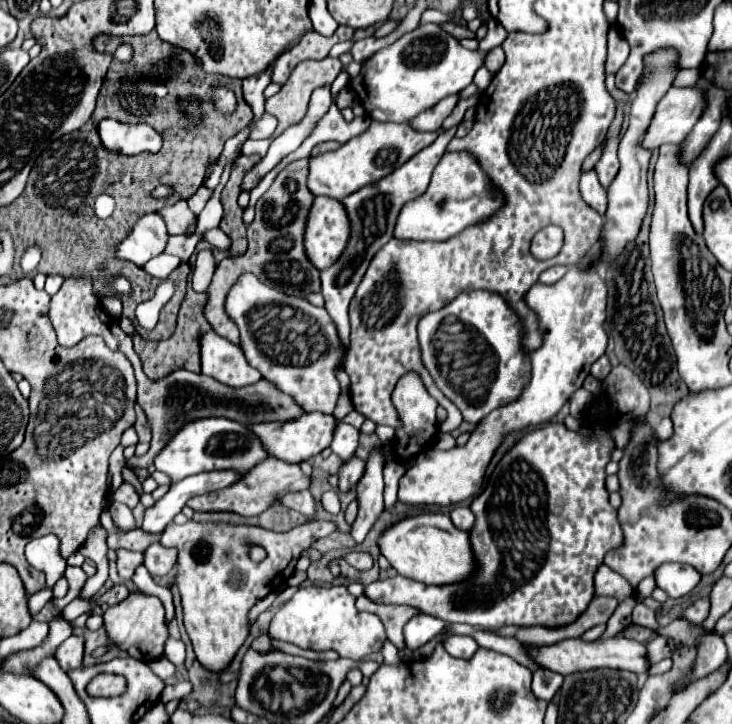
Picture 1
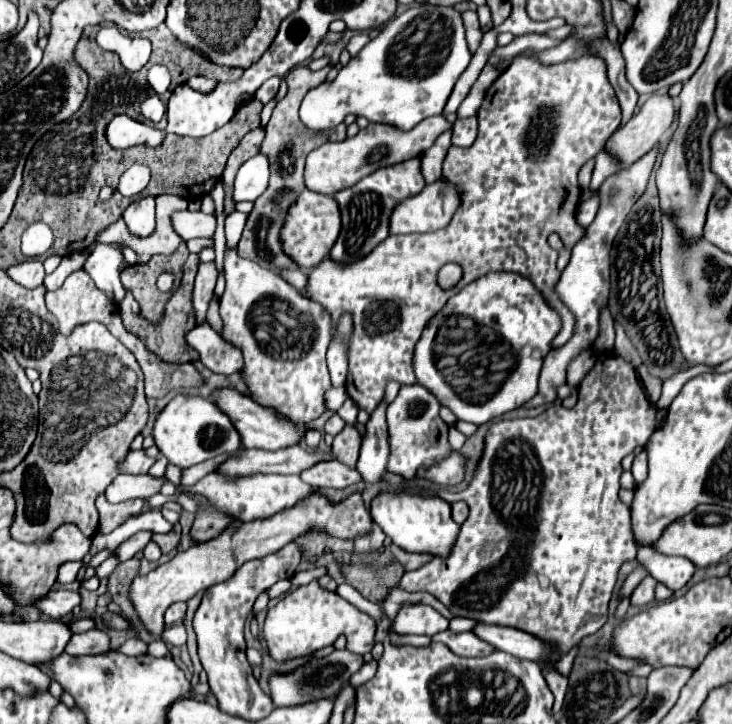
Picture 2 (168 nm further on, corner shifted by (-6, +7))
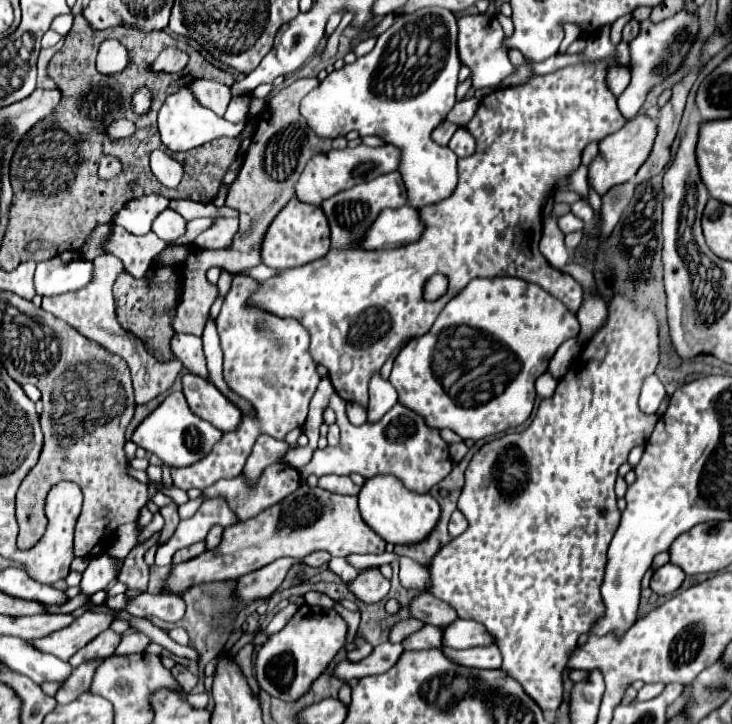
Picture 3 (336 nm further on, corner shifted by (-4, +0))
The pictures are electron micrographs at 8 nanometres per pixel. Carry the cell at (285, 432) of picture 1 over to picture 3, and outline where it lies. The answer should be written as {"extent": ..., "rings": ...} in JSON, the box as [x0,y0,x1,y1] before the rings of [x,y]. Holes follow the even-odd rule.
{"extent":[181,373,241,431],"rings":[[[185,373],[181,377],[181,383],[187,405],[197,417],[209,421],[221,431],[233,431],[233,427],[237,427],[241,411],[211,381]]]}

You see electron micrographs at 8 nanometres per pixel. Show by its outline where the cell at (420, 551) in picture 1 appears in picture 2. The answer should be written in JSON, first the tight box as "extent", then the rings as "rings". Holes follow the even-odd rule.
{"extent":[371,492,461,558],"rings":[[[411,492],[379,494],[371,502],[371,518],[381,526],[381,530],[405,552],[429,554],[433,558],[447,558],[461,526],[451,518],[451,504],[435,496],[413,496]]]}

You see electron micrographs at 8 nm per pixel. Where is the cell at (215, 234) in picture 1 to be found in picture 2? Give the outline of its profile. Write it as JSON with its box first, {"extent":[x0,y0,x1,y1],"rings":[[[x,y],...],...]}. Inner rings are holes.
{"extent":[173,212,217,240],"rings":[[[177,212],[173,216],[173,224],[175,224],[175,232],[179,232],[179,236],[183,236],[183,240],[191,240],[191,238],[213,238],[215,228],[217,228],[217,218],[215,216],[207,216],[203,212]]]}

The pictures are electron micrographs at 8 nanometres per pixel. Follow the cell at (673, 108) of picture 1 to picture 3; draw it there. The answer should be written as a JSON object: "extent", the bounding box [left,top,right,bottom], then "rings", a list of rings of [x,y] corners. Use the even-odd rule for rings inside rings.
{"extent":[589,113,657,197],"rings":[[[639,113],[635,119],[627,121],[617,133],[605,137],[599,143],[599,155],[589,165],[589,185],[595,189],[595,193],[603,197],[611,187],[633,179],[635,173],[639,171],[639,167],[645,163],[645,159],[653,147],[655,135],[657,135],[655,119],[649,119],[647,115]]]}

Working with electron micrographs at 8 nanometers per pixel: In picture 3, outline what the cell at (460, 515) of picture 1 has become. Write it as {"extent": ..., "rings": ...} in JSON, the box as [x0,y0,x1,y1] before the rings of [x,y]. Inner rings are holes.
{"extent":[449,511,467,537],"rings":[[[455,511],[453,517],[451,517],[451,521],[449,521],[449,535],[451,535],[451,537],[459,537],[465,529],[467,529],[467,519],[465,519],[465,515],[463,515],[461,511]]]}

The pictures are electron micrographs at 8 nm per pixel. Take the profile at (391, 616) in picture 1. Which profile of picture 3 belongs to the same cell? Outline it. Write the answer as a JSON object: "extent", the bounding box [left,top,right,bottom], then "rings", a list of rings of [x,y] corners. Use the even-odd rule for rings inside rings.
{"extent":[411,593,457,627],"rings":[[[421,593],[411,603],[411,613],[413,613],[413,617],[421,619],[423,623],[429,623],[435,627],[445,627],[457,619],[457,613],[451,605],[447,605],[445,601],[437,599],[435,595],[429,595],[429,593]]]}

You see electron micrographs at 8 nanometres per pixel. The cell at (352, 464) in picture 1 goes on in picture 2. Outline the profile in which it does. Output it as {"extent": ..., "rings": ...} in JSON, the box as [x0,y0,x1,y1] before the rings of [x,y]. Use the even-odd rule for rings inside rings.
{"extent":[333,424,361,468],"rings":[[[349,424],[333,440],[333,452],[335,452],[337,460],[347,464],[347,466],[351,466],[351,468],[355,468],[355,464],[357,464],[359,448],[361,448],[359,430],[355,430],[355,426],[349,426]]]}

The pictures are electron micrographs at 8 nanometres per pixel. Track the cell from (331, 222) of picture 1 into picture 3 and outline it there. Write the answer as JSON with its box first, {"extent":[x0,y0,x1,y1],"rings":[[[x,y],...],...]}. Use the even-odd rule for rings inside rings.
{"extent":[261,197,331,271],"rings":[[[293,197],[269,225],[265,239],[261,243],[261,261],[271,269],[283,271],[287,267],[291,269],[291,267],[299,267],[315,259],[321,259],[321,255],[325,255],[329,249],[331,249],[329,225],[321,207],[307,205]]]}

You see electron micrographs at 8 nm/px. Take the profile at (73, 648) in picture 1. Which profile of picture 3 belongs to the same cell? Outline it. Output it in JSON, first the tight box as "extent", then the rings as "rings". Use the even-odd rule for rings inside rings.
{"extent":[69,629,121,667],"rings":[[[113,629],[103,631],[101,635],[97,635],[97,639],[93,639],[91,643],[87,643],[81,651],[77,651],[77,655],[73,655],[69,659],[71,667],[79,667],[85,661],[93,661],[93,659],[107,659],[109,655],[115,653],[117,645],[121,643],[121,635],[115,633]]]}

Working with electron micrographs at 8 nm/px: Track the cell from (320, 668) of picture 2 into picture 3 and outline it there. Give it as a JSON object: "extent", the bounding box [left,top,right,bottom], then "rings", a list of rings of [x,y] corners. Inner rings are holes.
{"extent":[335,643,403,681],"rings":[[[381,643],[377,645],[369,657],[365,657],[359,663],[351,663],[351,661],[341,661],[335,669],[335,675],[341,681],[349,681],[353,677],[361,679],[367,675],[375,675],[375,673],[385,673],[387,669],[391,669],[399,657],[403,655],[403,647],[401,643]]]}

